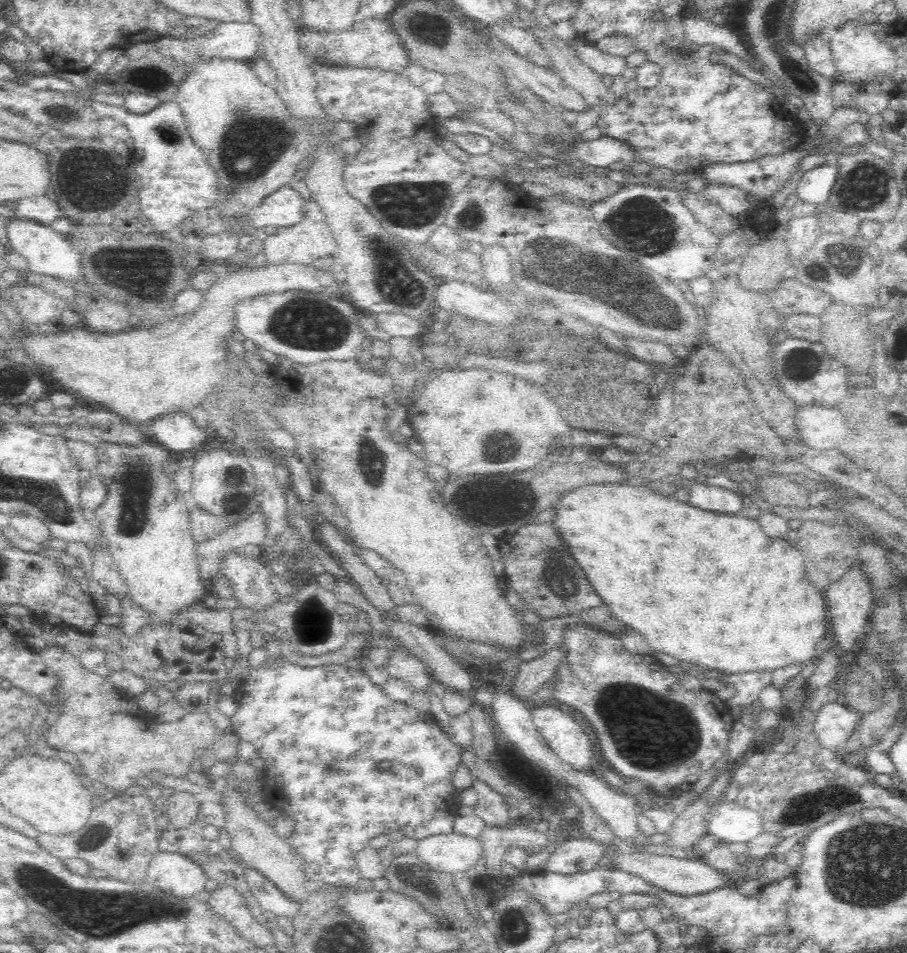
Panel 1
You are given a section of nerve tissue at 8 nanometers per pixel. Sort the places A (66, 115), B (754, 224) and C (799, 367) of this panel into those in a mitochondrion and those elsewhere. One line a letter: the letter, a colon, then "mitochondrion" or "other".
A: mitochondrion
B: other
C: mitochondrion

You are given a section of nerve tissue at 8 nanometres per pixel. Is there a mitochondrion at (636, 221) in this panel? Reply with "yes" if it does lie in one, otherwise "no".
yes

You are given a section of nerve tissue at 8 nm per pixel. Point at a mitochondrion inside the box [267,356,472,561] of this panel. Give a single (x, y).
(369, 457)

